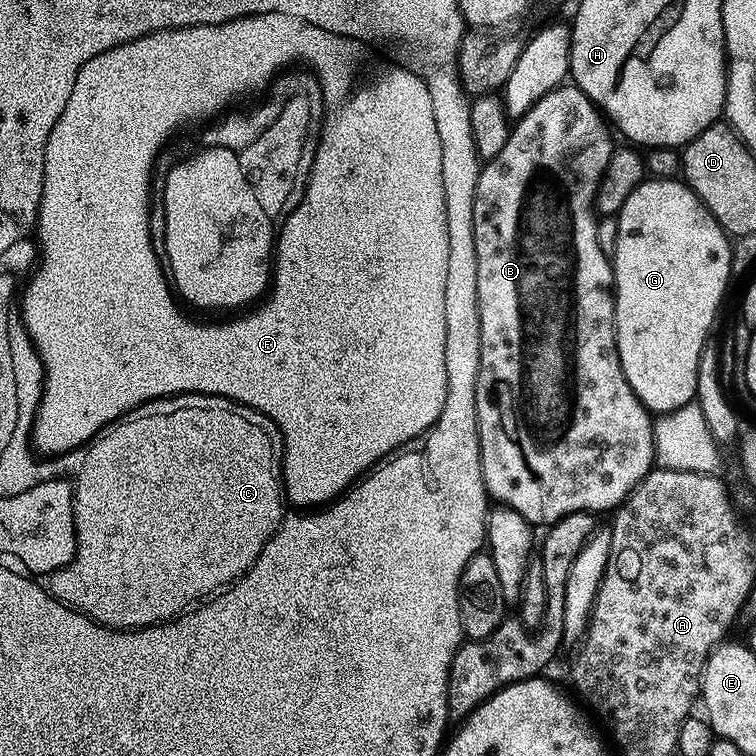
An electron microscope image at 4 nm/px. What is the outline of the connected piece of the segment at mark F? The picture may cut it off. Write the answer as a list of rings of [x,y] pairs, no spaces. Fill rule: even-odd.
[[[270,7],[246,10],[242,14],[229,16],[221,24],[199,24],[189,28],[167,28],[161,32],[151,32],[90,58],[90,62],[78,70],[78,78],[74,78],[74,90],[70,90],[70,99],[66,102],[66,110],[62,110],[58,122],[54,122],[54,130],[50,130],[50,138],[46,142],[42,186],[45,199],[41,212],[44,267],[36,280],[33,280],[33,286],[28,289],[28,299],[24,299],[25,304],[20,307],[24,326],[46,372],[40,405],[32,423],[30,443],[37,453],[51,458],[72,452],[88,443],[110,421],[139,405],[153,403],[165,396],[200,392],[203,396],[225,396],[227,400],[237,400],[247,408],[266,414],[276,423],[280,435],[285,436],[288,443],[288,492],[292,492],[292,500],[300,500],[300,504],[312,504],[312,500],[324,500],[324,496],[332,496],[332,492],[336,492],[344,480],[352,480],[360,468],[371,469],[397,450],[411,445],[415,436],[423,437],[435,424],[446,402],[446,258],[450,258],[450,242],[446,234],[446,198],[442,190],[442,142],[438,138],[438,126],[434,123],[434,102],[430,90],[426,90],[426,82],[387,59],[375,60],[368,52],[371,52],[370,46],[363,34],[337,31],[334,26],[309,22],[308,16],[290,14],[288,7]],[[190,178],[202,178],[202,186],[190,186]],[[292,228],[296,232],[304,231],[304,236],[292,240]]]

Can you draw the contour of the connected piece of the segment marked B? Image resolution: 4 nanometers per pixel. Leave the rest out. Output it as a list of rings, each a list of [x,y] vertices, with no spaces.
[[[564,82],[559,87],[546,93],[544,97],[538,99],[538,102],[534,102],[524,116],[521,116],[512,124],[512,132],[508,135],[506,146],[502,146],[501,152],[494,154],[494,158],[481,167],[478,174],[478,186],[474,190],[472,221],[474,222],[474,250],[478,254],[478,310],[480,311],[480,333],[482,334],[480,369],[478,370],[478,382],[476,383],[476,405],[478,406],[478,422],[480,423],[480,465],[484,475],[484,487],[487,488],[489,497],[497,505],[513,508],[518,514],[522,514],[522,518],[526,518],[528,523],[533,526],[539,526],[539,524],[550,526],[554,521],[566,518],[566,514],[574,514],[575,512],[601,514],[600,512],[609,511],[608,513],[611,513],[623,504],[625,498],[640,485],[642,478],[646,478],[646,474],[651,472],[656,464],[656,447],[654,446],[654,434],[652,433],[654,416],[653,413],[649,412],[645,404],[636,397],[630,382],[626,382],[626,374],[622,370],[622,362],[618,354],[618,346],[616,345],[616,293],[612,283],[612,261],[606,248],[600,245],[600,236],[596,233],[596,220],[598,220],[597,213],[594,211],[596,192],[599,190],[603,174],[607,170],[607,164],[610,162],[614,151],[612,136],[608,133],[608,128],[610,129],[609,121],[602,115],[601,109],[593,104],[592,99],[582,89],[577,88],[575,84]]]

